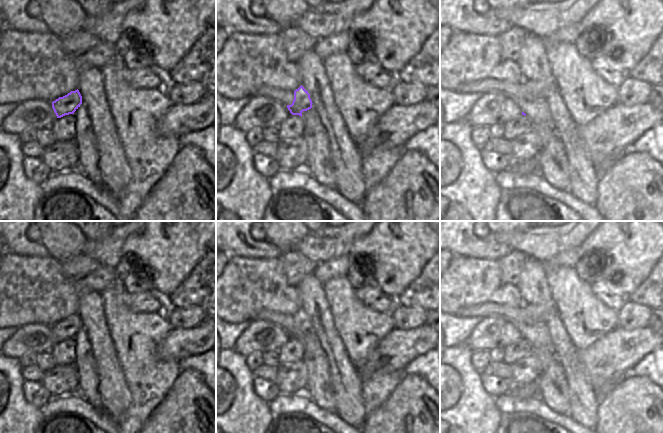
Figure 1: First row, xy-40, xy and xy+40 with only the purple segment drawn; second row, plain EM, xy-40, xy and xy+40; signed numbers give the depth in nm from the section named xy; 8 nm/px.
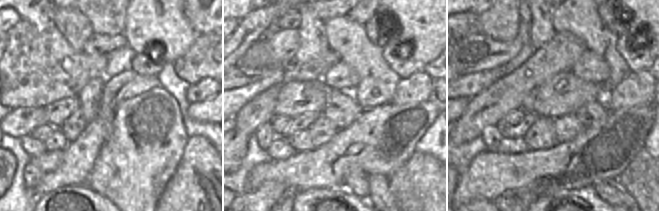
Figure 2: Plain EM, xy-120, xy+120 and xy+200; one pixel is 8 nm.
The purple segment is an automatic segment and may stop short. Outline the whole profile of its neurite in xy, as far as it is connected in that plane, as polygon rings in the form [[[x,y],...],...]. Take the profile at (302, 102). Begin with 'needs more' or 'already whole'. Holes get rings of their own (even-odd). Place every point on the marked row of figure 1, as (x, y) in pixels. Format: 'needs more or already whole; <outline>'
already whole; [[[301,85],[294,91],[294,100],[291,105],[287,105],[292,115],[302,117],[302,112],[312,108],[312,100],[308,91]]]

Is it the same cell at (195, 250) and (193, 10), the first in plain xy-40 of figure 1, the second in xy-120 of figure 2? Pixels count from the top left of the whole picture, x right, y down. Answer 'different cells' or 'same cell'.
different cells

